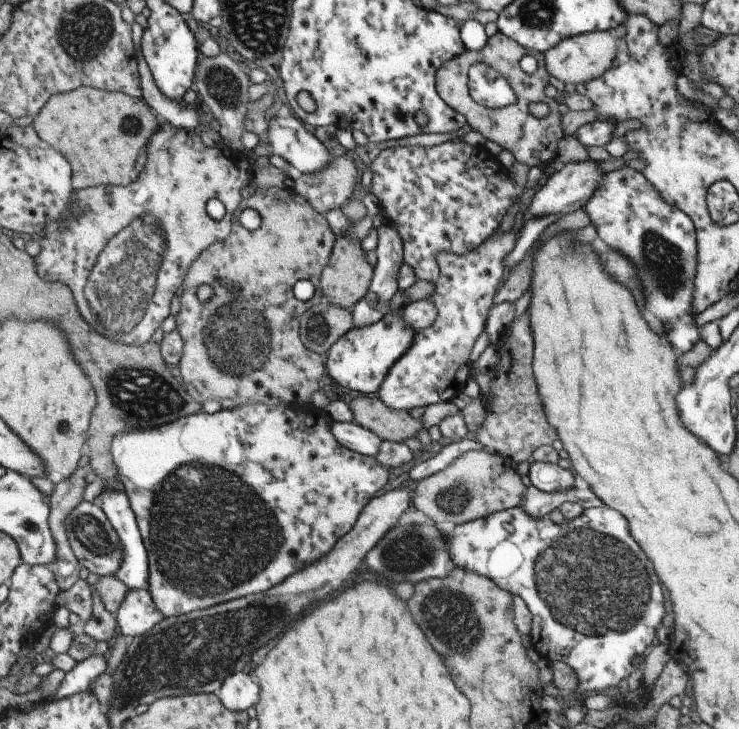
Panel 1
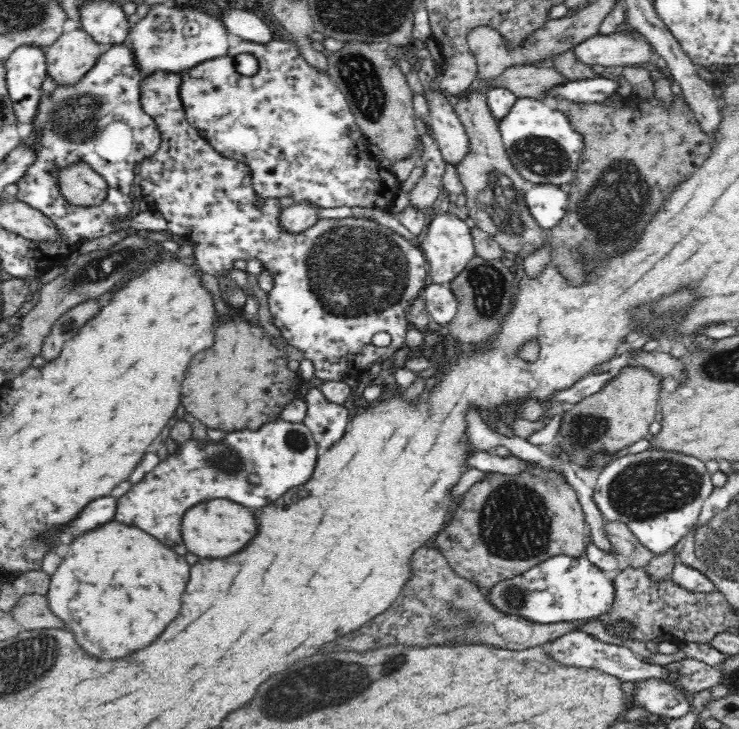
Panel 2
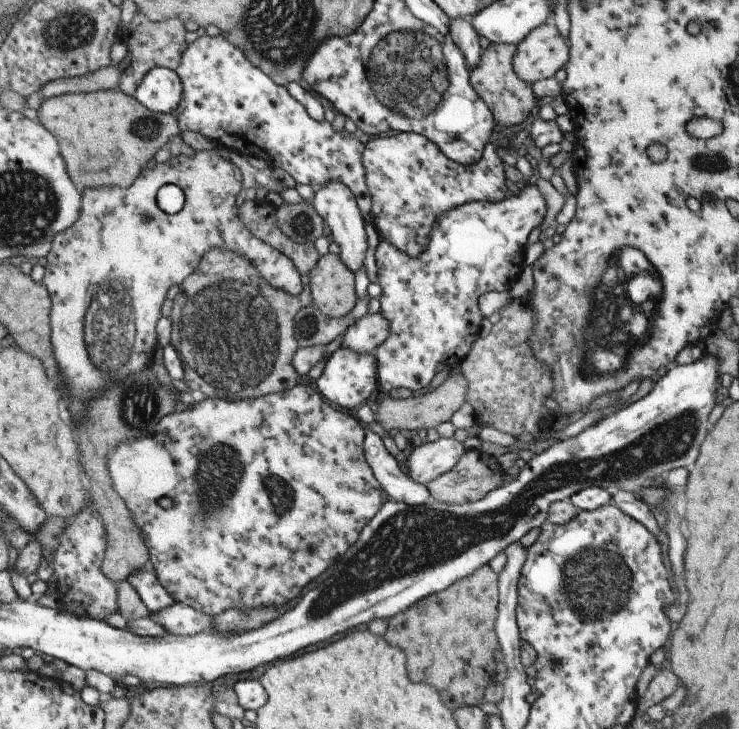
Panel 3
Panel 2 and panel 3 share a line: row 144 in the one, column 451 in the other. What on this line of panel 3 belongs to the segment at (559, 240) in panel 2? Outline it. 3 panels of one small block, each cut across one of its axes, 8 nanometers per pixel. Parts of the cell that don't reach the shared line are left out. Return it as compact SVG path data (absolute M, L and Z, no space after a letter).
M487 564L389 617L385 640L404 652L409 678L435 686L445 708L454 711L477 706L485 701L485 686L495 678L493 652L499 650L494 631L497 613L498 574Z

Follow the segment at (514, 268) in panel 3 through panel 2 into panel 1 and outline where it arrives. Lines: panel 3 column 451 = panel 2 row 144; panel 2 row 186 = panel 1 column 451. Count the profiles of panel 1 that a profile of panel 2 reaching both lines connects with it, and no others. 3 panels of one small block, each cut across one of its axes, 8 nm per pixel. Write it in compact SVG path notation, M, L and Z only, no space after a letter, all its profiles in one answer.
M510 229L500 238L489 238L472 251L460 257L453 253L438 252L435 255L436 265L439 267L439 277L435 284L431 299L436 306L437 318L431 326L414 334L412 345L393 363L388 373L383 377L377 392L374 394L387 408L396 411L411 410L414 406L429 406L443 400L461 401L462 390L469 379L469 352L477 336L481 334L484 322L492 306L492 298L497 288L497 282L503 276L501 259L514 247L514 238L518 237Z

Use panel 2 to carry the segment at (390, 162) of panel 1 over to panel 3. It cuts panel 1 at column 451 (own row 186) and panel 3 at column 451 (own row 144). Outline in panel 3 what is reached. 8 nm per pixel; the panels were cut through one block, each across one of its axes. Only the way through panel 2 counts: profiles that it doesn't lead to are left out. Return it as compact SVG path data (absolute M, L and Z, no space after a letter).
M398 133L395 136L375 136L364 144L361 164L364 170L364 183L371 197L370 216L379 240L384 240L406 254L417 258L426 249L433 223L452 208L463 203L483 201L496 203L505 198L505 163L497 157L494 143L484 146L482 155L470 165L460 165L449 160L430 140L417 133Z

